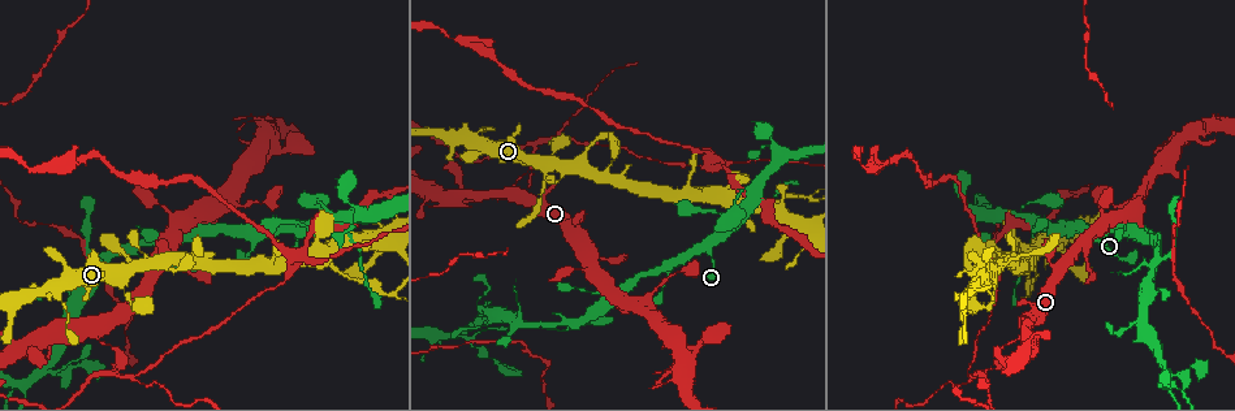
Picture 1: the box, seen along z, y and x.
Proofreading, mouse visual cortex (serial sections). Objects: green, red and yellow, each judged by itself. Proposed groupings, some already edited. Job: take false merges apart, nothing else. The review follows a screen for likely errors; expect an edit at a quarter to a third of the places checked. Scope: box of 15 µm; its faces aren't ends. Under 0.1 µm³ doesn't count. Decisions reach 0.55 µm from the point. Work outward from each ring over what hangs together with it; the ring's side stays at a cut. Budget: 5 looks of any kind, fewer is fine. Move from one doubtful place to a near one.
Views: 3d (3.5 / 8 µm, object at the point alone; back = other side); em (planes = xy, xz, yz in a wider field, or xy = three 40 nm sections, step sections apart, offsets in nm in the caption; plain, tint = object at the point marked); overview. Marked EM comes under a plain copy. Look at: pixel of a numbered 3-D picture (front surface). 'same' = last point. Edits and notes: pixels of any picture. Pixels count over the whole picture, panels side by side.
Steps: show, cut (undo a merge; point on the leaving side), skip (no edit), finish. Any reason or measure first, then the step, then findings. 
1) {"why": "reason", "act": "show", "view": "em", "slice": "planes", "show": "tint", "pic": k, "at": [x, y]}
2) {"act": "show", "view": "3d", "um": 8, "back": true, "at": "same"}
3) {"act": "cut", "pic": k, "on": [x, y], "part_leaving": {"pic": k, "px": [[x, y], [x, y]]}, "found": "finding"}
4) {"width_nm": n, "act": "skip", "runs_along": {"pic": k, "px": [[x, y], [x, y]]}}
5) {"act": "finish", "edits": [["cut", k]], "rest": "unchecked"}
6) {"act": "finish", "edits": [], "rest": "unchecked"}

{"why": "sharp bend", "act": "show", "view": "3d", "um": 3.5, "pic": 1, "at": [523, 324]}

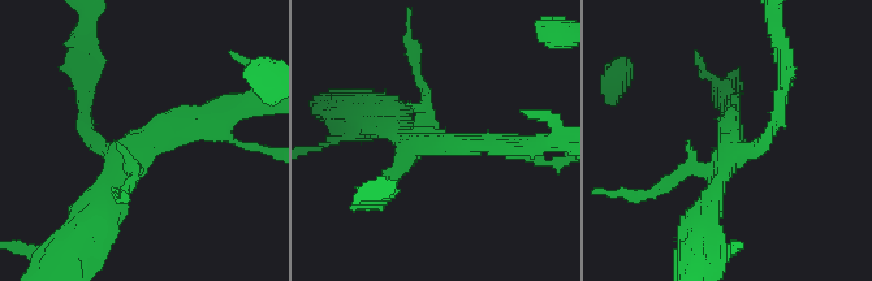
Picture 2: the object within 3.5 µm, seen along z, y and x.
{"act": "show", "view": "em", "slice": "planes", "show": "tint", "pic": 2, "at": [150, 144]}

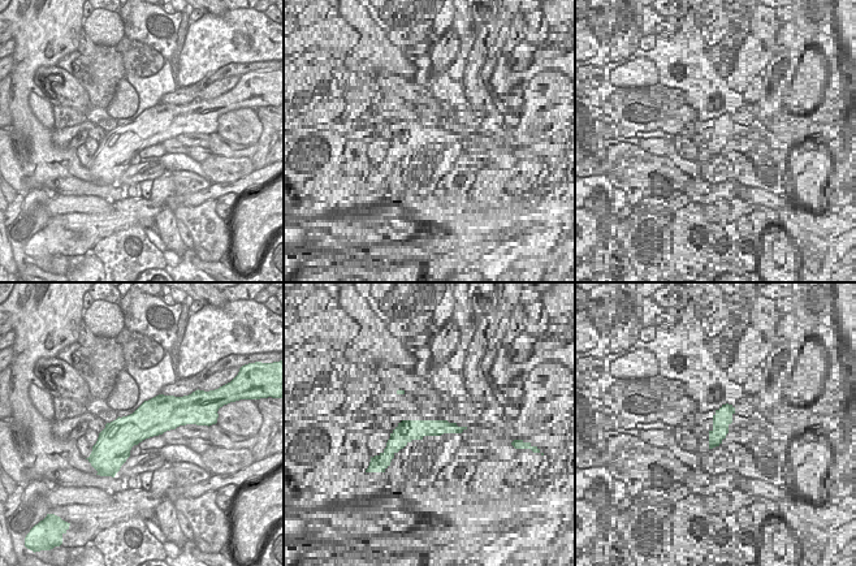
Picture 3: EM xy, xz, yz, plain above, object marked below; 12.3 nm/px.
{"why": "cut it another way", "act": "show", "view": "em", "slice": "xy", "step": 2, "show": "tint", "at": "same"}

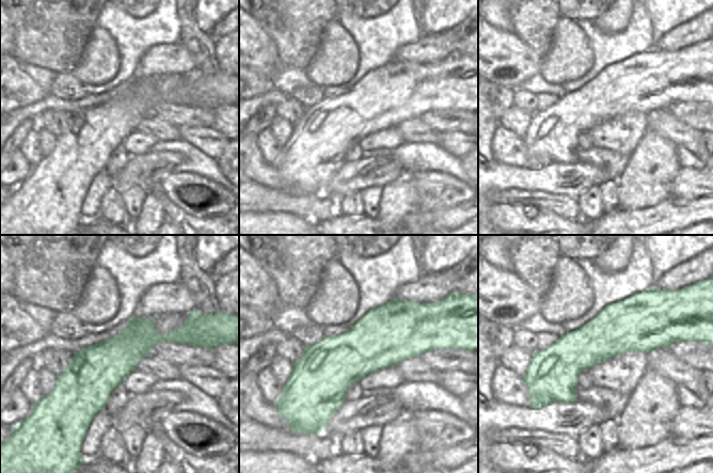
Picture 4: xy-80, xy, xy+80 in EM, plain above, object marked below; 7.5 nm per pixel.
{"width_nm": 440, "act": "skip", "runs_along": {"pic": 2, "px": [[228, 116], [164, 128], [100, 211]]}, "found": "all the same cell"}

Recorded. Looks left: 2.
{"why": "three-way junction", "act": "show", "view": "3d", "um": 3.5, "back": true, "pic": 1, "at": [94, 329]}

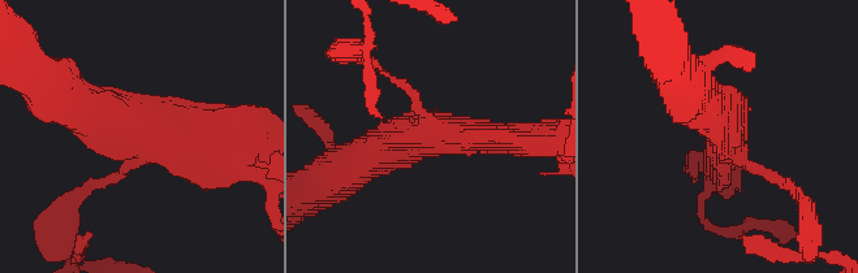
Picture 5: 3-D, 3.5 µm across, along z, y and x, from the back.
{"act": "show", "view": "em", "slice": "xy", "step": 1, "show": "tint", "pic": 5, "at": [138, 132]}

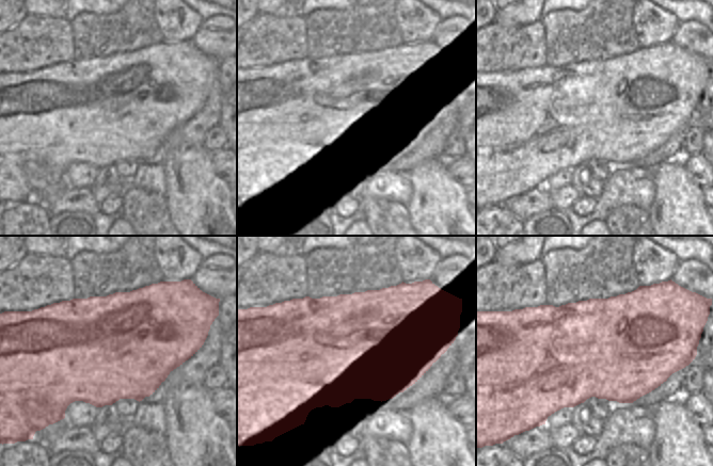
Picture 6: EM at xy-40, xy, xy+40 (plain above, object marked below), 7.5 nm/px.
{"width_nm": 800, "act": "skip", "runs_along": {"pic": 5, "px": [[697, 98], [720, 113], [736, 154], [780, 181]]}, "found": "one cell here"}

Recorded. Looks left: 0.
{"act": "finish", "edits": [], "rest": "unchecked"}

